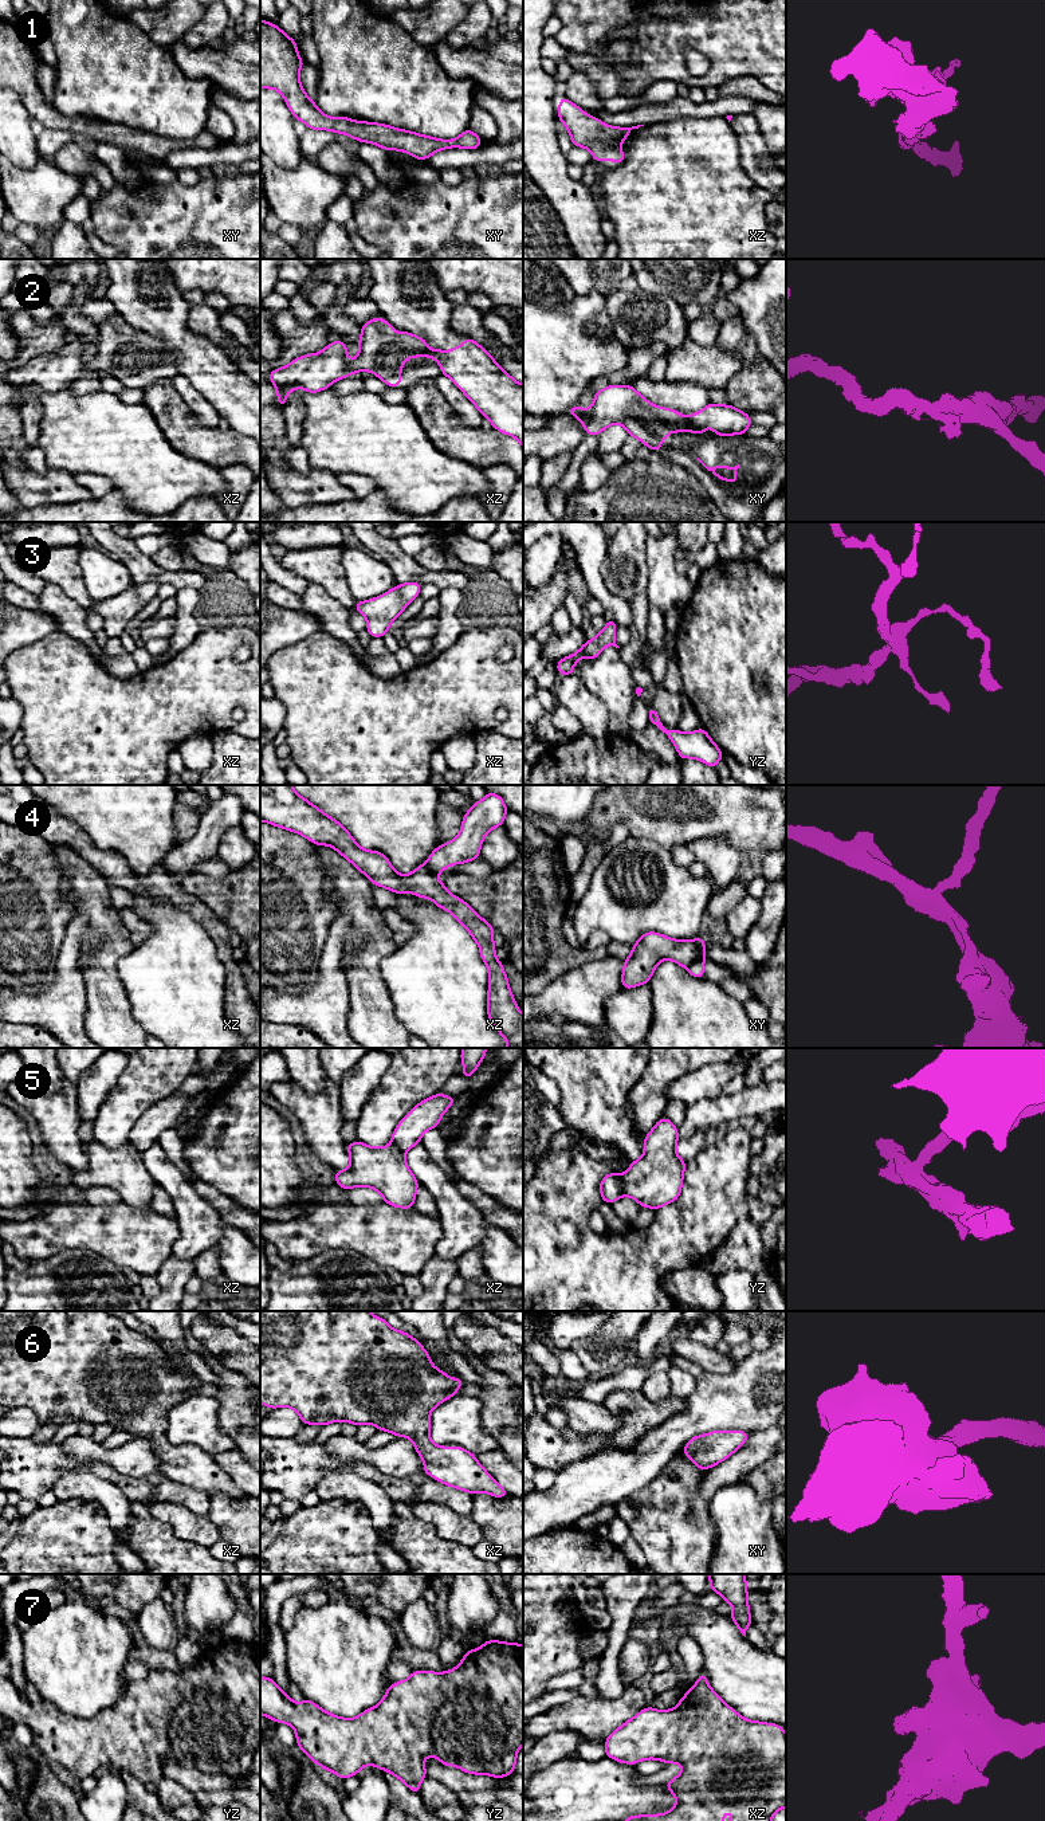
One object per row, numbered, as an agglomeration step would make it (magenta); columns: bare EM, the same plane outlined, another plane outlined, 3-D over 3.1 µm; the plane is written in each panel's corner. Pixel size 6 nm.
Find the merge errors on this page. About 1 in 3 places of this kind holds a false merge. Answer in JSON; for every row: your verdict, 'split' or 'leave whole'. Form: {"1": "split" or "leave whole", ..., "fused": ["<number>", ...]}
{"1": "leave whole", "2": "split", "3": "leave whole", "4": "split", "5": "split", "6": "leave whole", "7": "leave whole", "fused": ["2", "4", "5"]}

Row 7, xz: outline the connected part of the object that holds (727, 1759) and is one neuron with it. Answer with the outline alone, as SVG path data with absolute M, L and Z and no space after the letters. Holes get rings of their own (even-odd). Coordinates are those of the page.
M704 1671L695 1685L685 1691L673 1710L647 1707L605 1740L605 1755L612 1759L636 1765L644 1759L680 1763L681 1773L664 1786L675 1796L676 1806L664 1814L629 1816L624 1821L718 1821L732 1808L732 1821L771 1821L773 1816L786 1808L786 1734L777 1723L747 1720L728 1707L708 1685Z

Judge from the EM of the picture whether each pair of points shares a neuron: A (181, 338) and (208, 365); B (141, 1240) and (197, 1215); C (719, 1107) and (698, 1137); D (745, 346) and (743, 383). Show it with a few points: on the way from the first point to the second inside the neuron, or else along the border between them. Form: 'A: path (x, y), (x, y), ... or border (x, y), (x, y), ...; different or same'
A: path (188, 345), (201, 358); same
B: border (177, 1219), (179, 1237), (171, 1254); different
C: border (704, 1130), (696, 1130), (688, 1137), (679, 1139); different
D: path (749, 356), (749, 373); same

